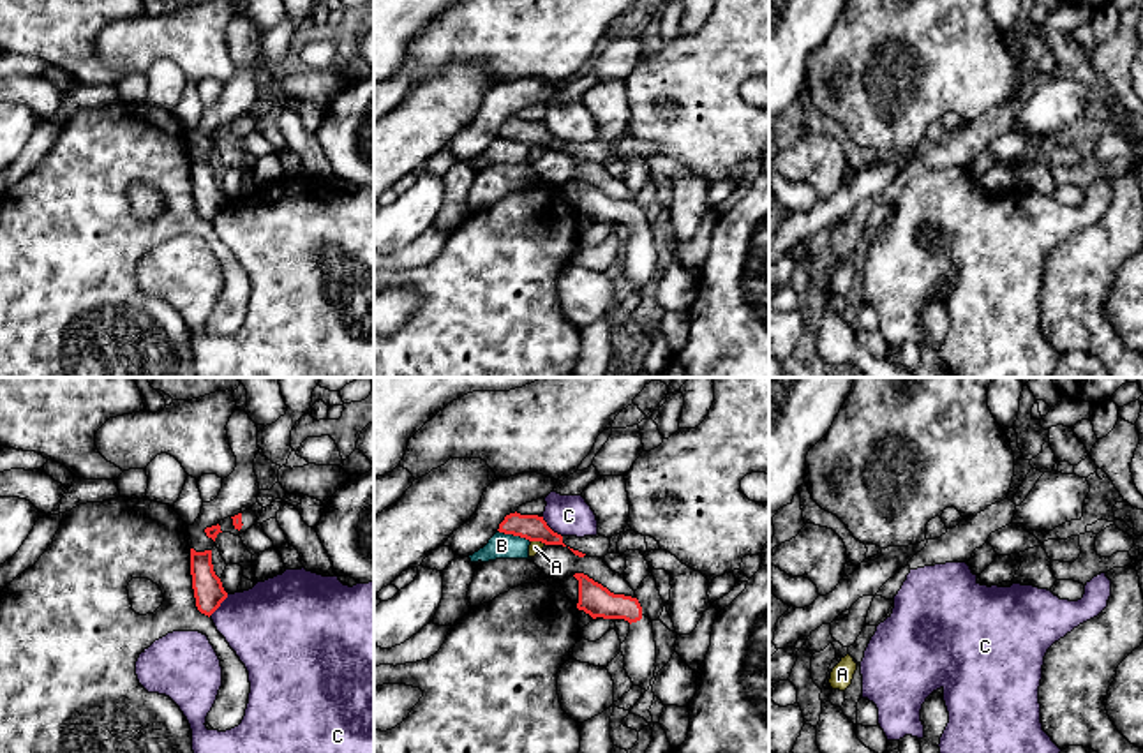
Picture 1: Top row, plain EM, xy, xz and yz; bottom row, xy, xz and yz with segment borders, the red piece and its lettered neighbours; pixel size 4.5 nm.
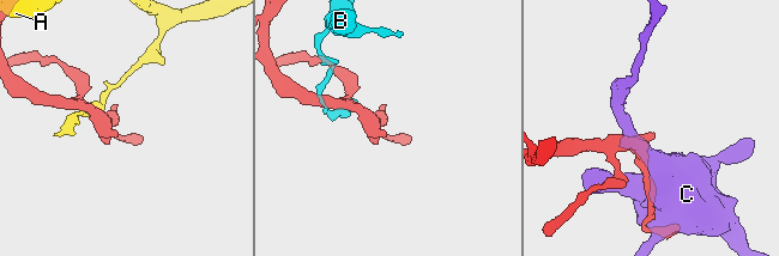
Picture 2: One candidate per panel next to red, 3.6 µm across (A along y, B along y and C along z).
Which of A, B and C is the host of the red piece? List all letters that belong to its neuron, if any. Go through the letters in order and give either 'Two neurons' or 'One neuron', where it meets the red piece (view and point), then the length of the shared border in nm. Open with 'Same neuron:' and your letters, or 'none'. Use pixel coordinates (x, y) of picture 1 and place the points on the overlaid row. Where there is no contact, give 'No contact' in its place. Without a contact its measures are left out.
Same neuron: none
A: Two neurons. Touches red at xz (538, 540). Shared border 70 nm
B: Two neurons. Touches red at xz (514, 535). Shared border 160 nm
C: Two neurons. Touches red at xz (549, 528). Shared border 140 nm

